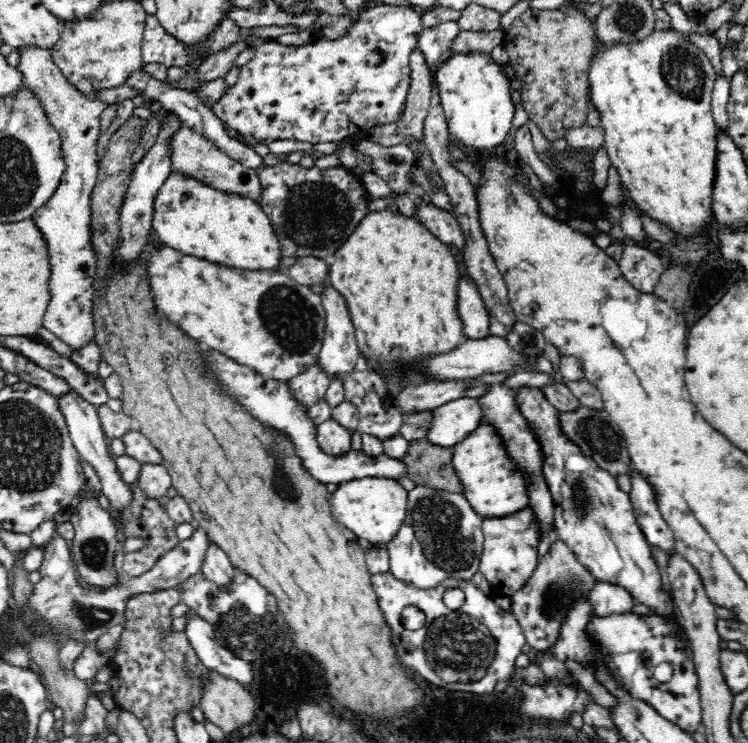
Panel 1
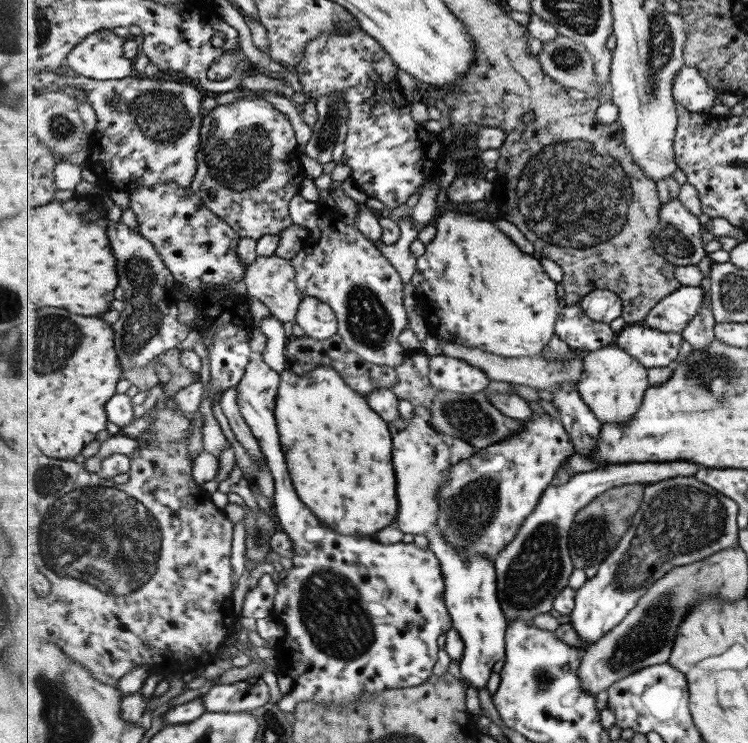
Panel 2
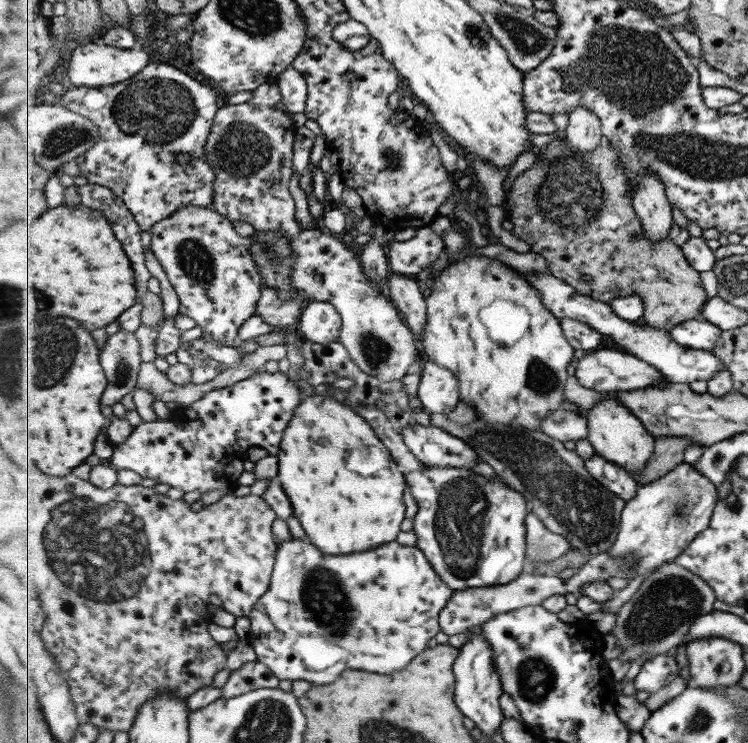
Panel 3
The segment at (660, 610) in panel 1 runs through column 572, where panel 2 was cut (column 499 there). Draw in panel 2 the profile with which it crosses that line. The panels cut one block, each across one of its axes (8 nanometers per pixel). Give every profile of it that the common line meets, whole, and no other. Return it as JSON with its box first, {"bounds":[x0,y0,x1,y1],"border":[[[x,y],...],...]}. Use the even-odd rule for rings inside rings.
{"bounds":[436,413,576,561],"border":[[[545,413],[541,416],[534,415],[531,420],[525,420],[524,423],[526,424],[526,427],[523,430],[520,430],[517,434],[506,438],[503,442],[498,442],[493,446],[490,446],[489,448],[479,450],[477,452],[477,456],[460,460],[460,463],[451,467],[448,470],[448,481],[436,494],[436,498],[438,498],[440,506],[438,512],[438,527],[442,530],[442,533],[445,534],[445,539],[447,539],[447,541],[449,541],[449,543],[451,543],[451,545],[453,545],[453,547],[455,547],[459,552],[465,554],[466,557],[482,552],[482,554],[486,554],[490,560],[495,561],[498,554],[502,550],[505,550],[507,545],[515,541],[515,537],[517,537],[517,533],[520,531],[525,520],[535,512],[543,493],[551,486],[552,480],[556,477],[557,471],[560,470],[560,466],[568,460],[571,454],[576,452],[576,444],[571,440],[568,429],[564,427],[562,421],[559,422]]]}

